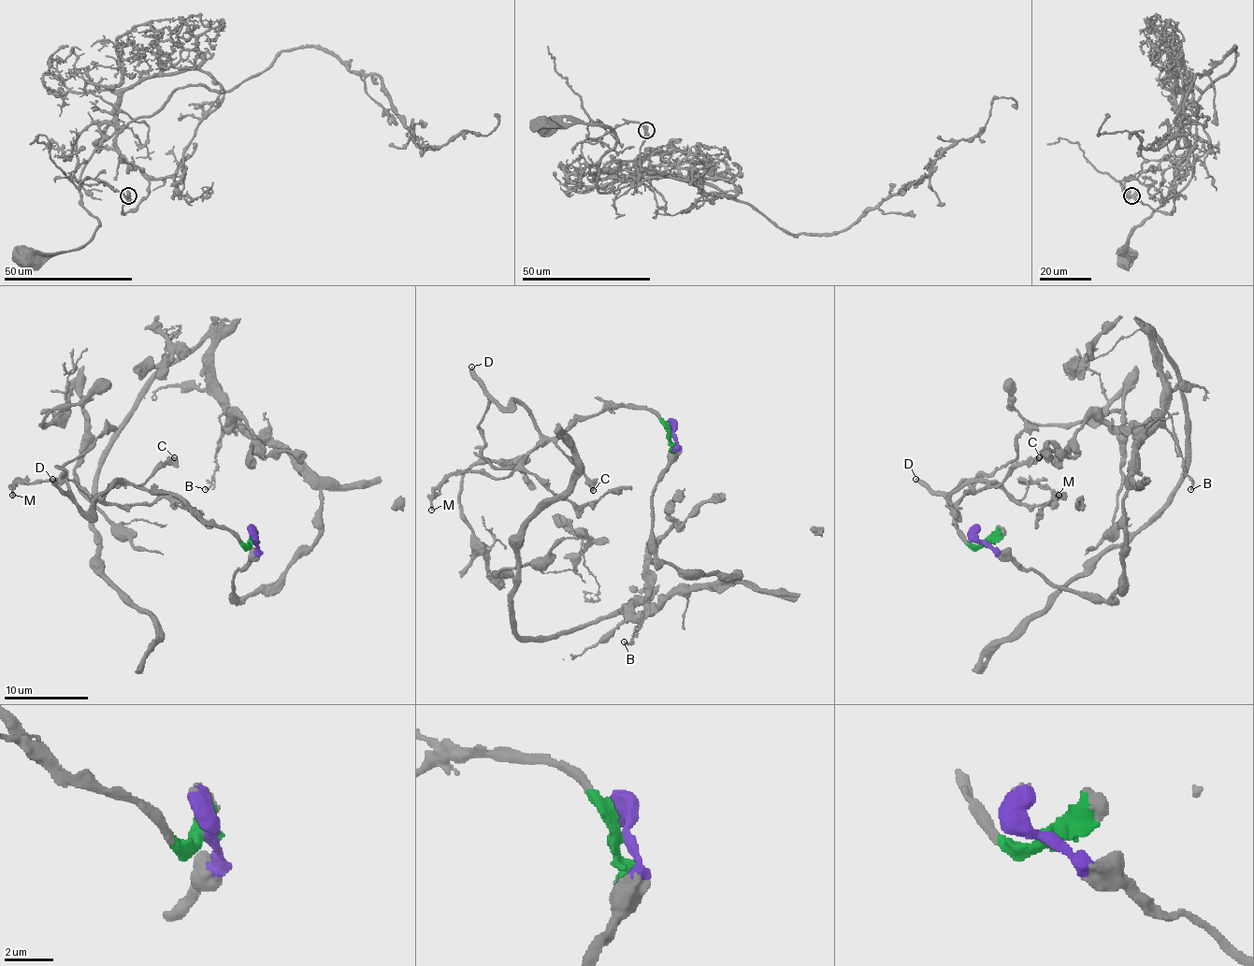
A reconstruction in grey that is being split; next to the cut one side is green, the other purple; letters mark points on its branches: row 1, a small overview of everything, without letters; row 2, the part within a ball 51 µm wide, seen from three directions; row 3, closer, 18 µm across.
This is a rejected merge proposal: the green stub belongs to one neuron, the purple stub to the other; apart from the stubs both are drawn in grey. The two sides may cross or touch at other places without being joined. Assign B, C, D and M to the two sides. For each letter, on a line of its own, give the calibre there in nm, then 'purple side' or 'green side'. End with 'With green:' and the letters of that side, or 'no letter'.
B: 170 nm thick; purple side
C: 420 nm thick; green side
D: 400 nm thick; green side
M: 320 nm thick; green side
With green: C, D, M

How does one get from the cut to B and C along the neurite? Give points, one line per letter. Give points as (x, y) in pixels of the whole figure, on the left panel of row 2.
B: (254, 542), (239, 599), (313, 542), (322, 492), (235, 426), (206, 490)
C: (254, 540), (243, 544), (226, 530), (208, 526), (178, 498), (137, 487), (174, 458)

